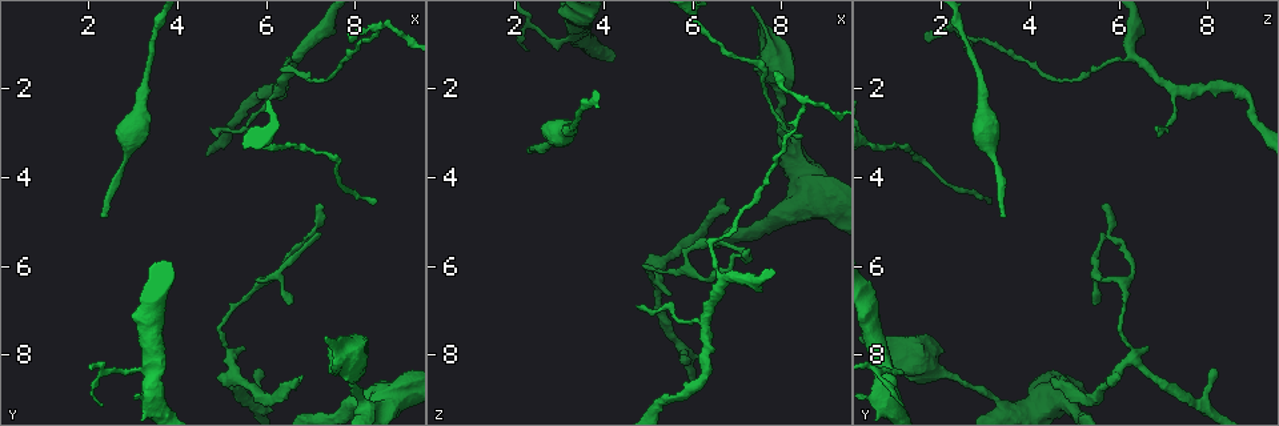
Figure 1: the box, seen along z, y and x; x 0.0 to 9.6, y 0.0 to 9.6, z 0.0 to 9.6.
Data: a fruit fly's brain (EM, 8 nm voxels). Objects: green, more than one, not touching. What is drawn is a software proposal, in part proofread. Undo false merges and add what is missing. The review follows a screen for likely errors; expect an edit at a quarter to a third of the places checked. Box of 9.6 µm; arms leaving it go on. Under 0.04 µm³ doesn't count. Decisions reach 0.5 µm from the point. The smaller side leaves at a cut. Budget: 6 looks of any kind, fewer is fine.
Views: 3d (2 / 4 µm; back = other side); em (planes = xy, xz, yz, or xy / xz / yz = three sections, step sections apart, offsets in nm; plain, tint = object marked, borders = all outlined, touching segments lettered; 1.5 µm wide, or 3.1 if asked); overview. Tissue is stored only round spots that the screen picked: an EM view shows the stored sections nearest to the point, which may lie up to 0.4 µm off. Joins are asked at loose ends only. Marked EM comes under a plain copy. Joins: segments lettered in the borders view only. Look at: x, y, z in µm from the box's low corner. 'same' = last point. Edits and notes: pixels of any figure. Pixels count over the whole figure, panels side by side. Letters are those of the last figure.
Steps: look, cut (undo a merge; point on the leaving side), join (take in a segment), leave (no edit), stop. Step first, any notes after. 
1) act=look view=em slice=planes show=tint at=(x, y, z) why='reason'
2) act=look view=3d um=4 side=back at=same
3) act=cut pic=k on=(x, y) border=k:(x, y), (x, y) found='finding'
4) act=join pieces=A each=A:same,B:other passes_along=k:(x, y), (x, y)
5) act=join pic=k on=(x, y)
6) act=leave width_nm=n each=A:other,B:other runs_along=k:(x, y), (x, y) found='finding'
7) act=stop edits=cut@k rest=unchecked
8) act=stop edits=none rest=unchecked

act=look view=em slice=planes show=borders at=(5.45, 7.80, 6.65) why='tapers out'

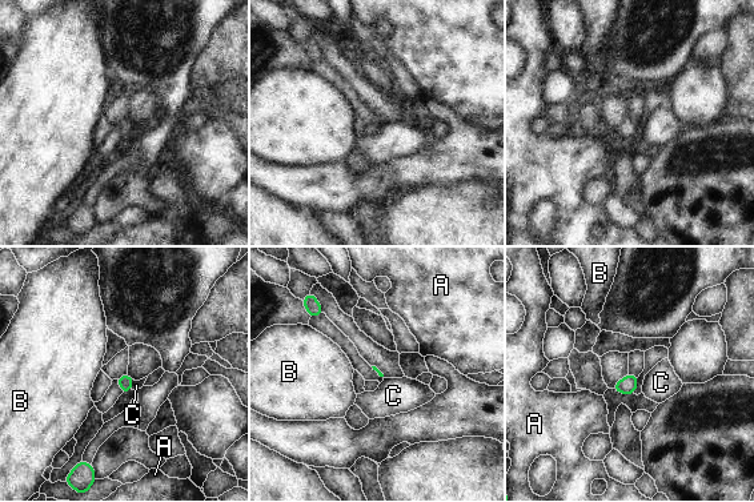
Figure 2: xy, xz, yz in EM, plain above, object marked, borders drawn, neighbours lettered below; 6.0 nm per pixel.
act=leave each=A:other,B:other,C:other border=2:(133, 380), (131, 389) found='none of them fits'

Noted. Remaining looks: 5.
act=look view=3d um=2 at=(7.25, 4.60, 5.55) why='tapers out'

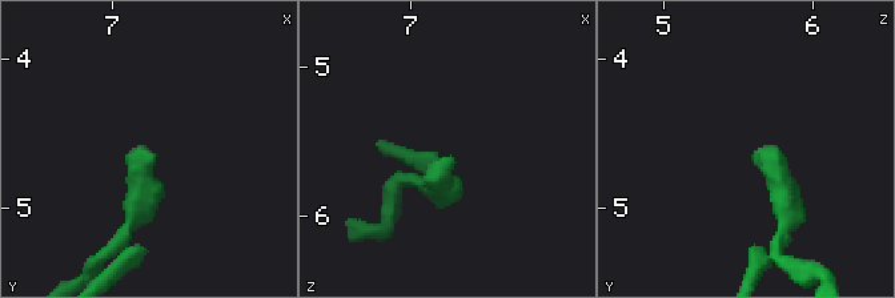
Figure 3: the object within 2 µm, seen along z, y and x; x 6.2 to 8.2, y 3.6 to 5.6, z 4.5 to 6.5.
act=look view=em slice=planes show=borders at=(7.26, 4.62, 5.60) why='shape alone is not enough'

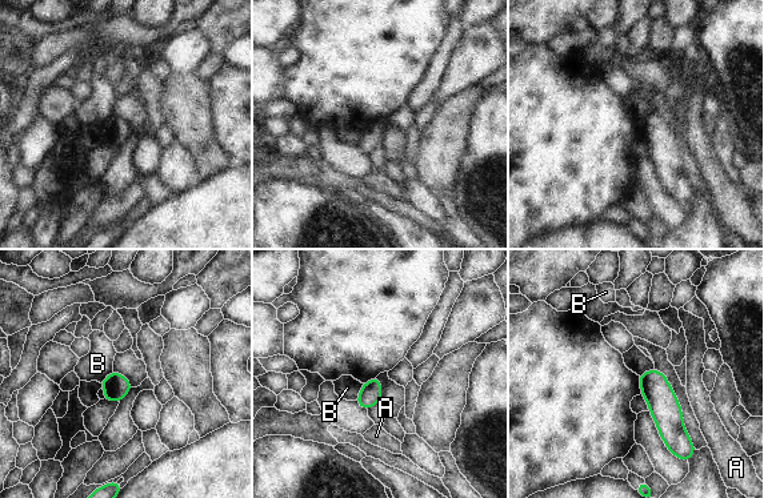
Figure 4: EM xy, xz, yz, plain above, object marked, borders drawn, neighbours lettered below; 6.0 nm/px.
act=leave width_nm=130 each=A:other,B:other runs_along=4:(651, 373), (676, 445) found='none of them fits'

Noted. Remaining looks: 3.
act=look view=em slice=planes show=borders at=(8.15, 9.00, 3.25) why='sharp bend'

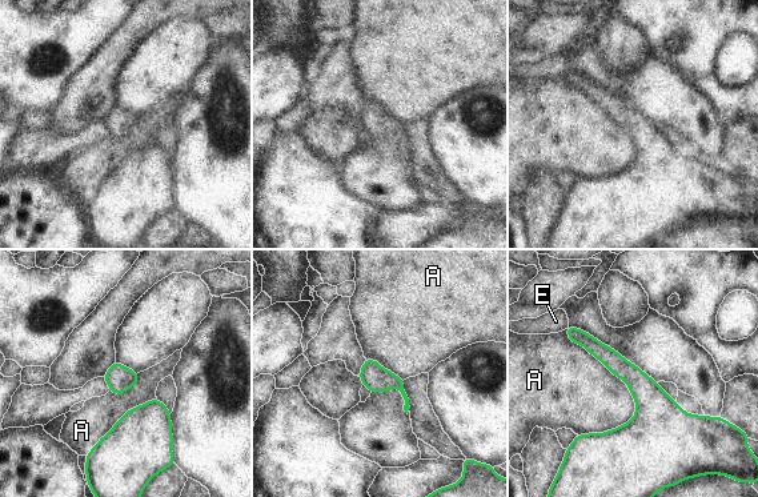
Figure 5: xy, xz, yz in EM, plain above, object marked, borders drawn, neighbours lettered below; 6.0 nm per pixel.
act=leave each=A:other,E:other runs_along=5:(570, 331), (645, 392), (629, 455) found='continuous, no second neuron'

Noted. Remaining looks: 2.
act=stop edits=none rest=unchecked

